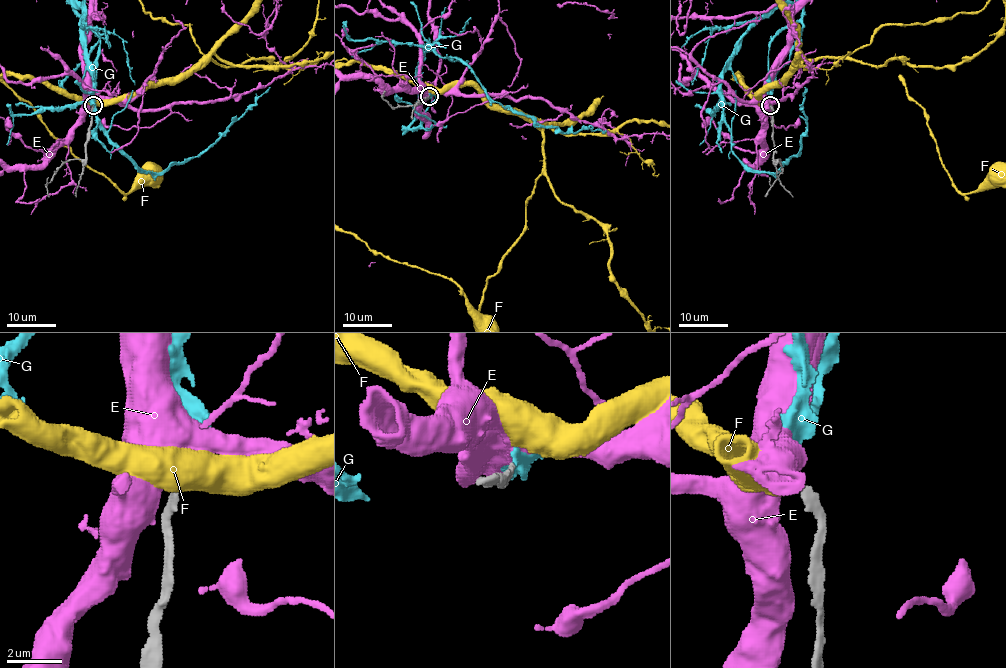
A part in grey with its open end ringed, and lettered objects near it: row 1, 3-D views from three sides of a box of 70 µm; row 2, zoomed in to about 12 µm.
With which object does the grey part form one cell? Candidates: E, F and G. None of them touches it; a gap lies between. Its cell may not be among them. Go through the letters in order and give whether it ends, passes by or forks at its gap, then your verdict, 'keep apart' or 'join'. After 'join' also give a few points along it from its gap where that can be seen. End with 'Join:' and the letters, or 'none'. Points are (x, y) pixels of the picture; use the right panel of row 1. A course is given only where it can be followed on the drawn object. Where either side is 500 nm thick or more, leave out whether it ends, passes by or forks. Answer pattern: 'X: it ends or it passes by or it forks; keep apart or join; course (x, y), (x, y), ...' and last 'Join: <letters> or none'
E: keep apart
F: keep apart
G: it ends; join
Join: G

